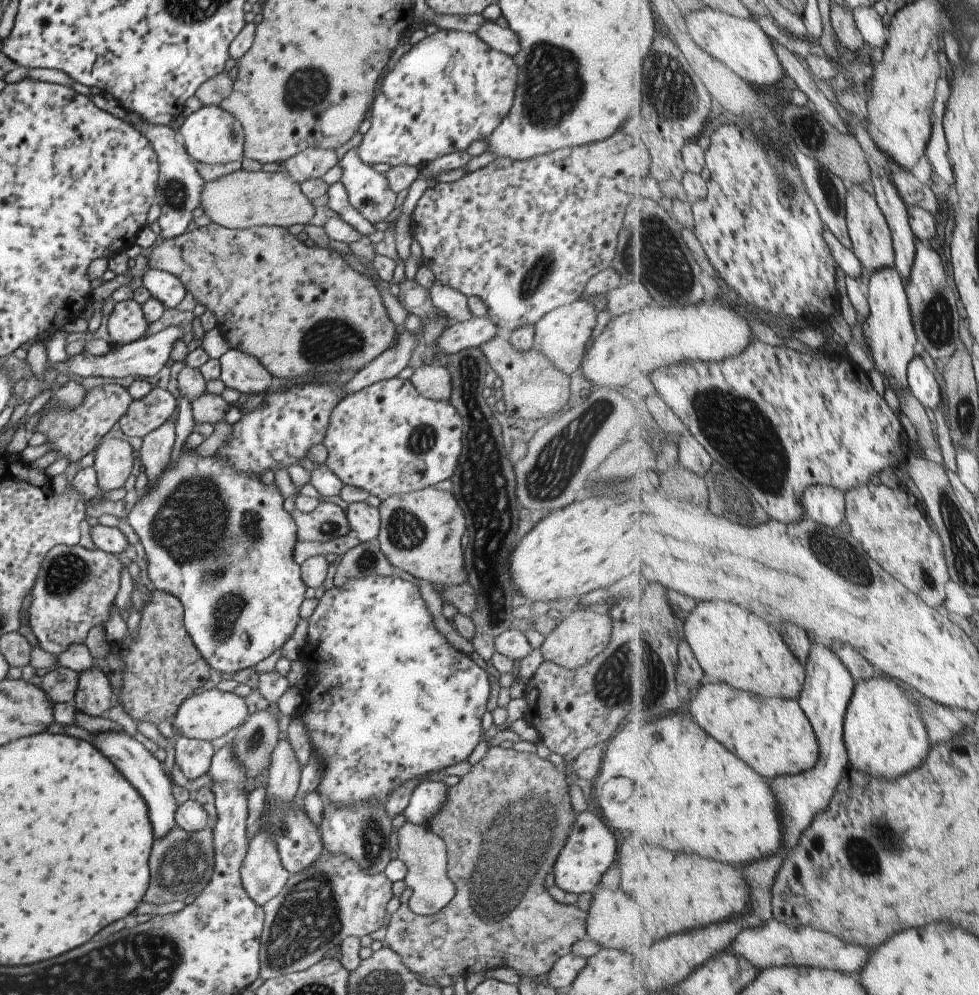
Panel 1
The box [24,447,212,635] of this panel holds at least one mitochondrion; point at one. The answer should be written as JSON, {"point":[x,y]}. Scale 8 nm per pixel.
{"point":[67,574]}

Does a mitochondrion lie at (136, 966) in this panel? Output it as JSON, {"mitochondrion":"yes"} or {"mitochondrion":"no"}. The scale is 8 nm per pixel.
{"mitochondrion":"yes"}

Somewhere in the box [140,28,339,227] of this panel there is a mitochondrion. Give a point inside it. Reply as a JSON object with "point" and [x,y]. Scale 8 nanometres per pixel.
{"point":[306,90]}

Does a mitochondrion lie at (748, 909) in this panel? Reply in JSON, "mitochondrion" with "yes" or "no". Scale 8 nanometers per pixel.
{"mitochondrion":"no"}

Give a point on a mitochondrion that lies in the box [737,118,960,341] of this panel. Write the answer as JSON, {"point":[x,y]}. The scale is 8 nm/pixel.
{"point":[830,187]}

